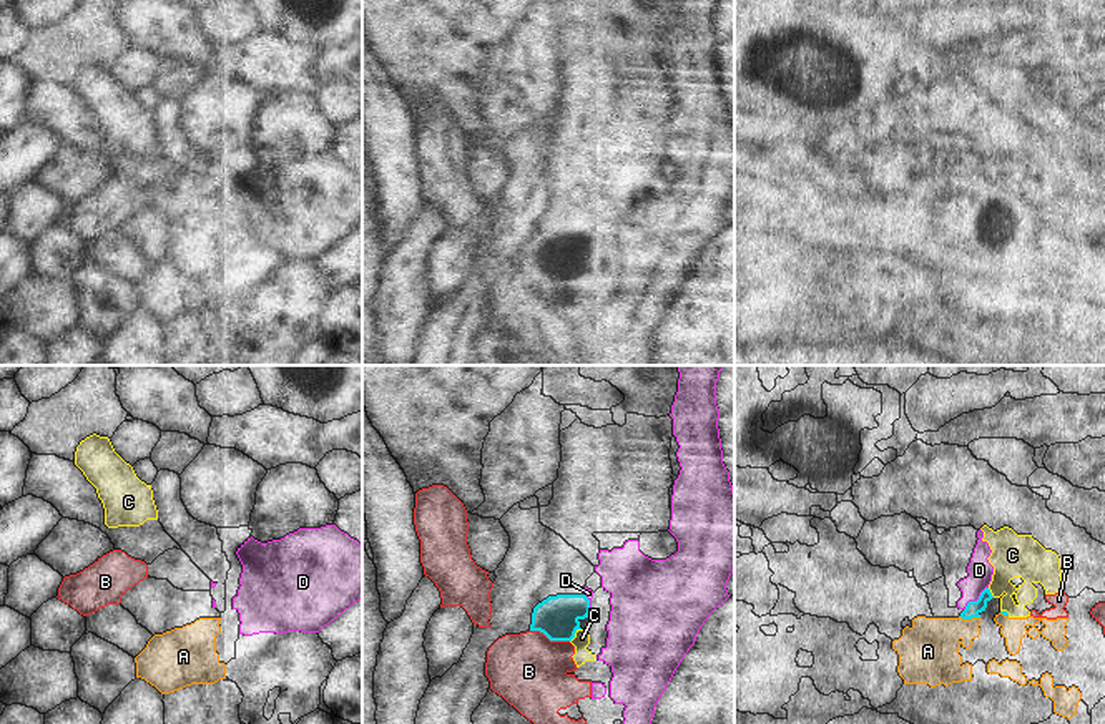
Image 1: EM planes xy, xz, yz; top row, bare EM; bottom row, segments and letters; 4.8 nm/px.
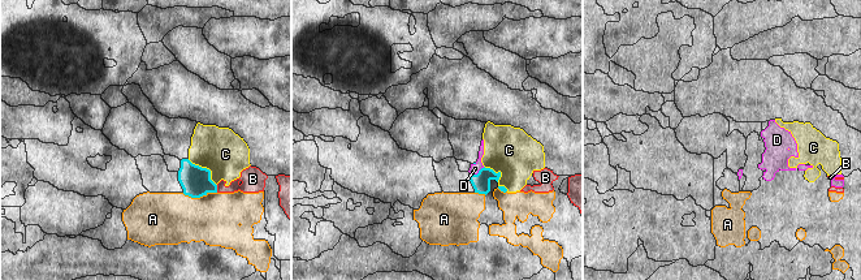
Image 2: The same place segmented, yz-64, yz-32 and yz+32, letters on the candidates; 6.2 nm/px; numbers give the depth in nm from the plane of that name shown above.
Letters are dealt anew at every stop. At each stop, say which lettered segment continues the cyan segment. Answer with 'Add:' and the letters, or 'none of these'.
Add: C

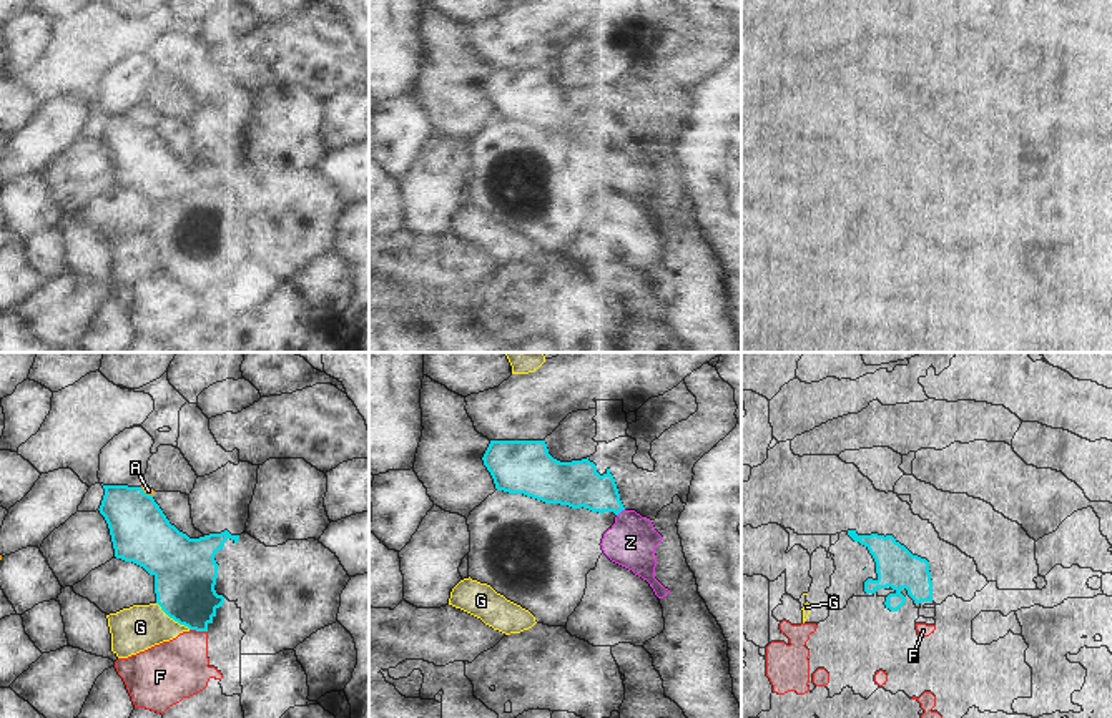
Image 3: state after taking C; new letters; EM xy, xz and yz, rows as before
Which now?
Add: Z

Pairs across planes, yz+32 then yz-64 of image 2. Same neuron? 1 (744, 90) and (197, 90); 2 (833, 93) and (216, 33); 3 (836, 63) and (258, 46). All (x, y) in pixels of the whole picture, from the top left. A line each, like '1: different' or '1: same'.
1: same
2: different
3: different

